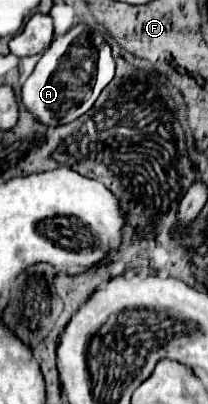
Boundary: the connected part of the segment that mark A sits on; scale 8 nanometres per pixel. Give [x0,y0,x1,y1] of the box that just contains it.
[21,23,115,127]

